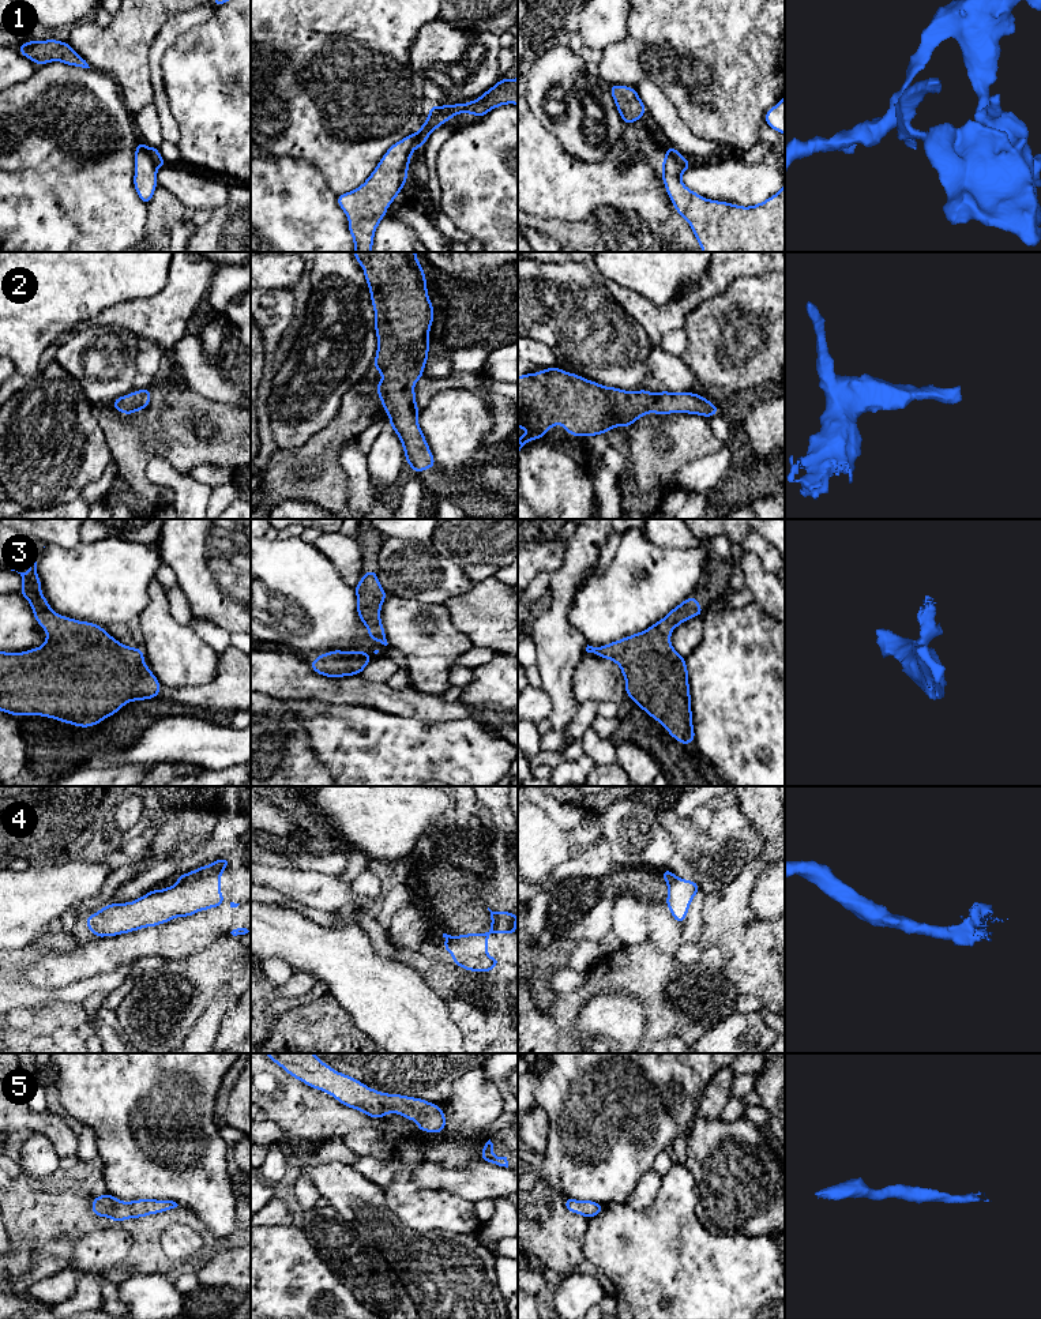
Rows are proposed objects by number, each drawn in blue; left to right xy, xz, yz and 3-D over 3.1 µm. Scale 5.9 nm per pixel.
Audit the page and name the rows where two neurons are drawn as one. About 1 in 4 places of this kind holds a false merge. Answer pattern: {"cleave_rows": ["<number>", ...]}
{"cleave_rows": ["1"]}

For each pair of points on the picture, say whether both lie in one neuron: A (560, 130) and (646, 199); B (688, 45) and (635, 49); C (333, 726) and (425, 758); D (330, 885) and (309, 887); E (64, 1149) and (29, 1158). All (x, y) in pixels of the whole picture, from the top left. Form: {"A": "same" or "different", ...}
{"A": "different", "B": "different", "C": "same", "D": "same", "E": "different"}

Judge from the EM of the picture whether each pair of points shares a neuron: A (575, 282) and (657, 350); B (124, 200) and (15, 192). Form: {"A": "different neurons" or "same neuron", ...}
{"A": "different neurons", "B": "different neurons"}

